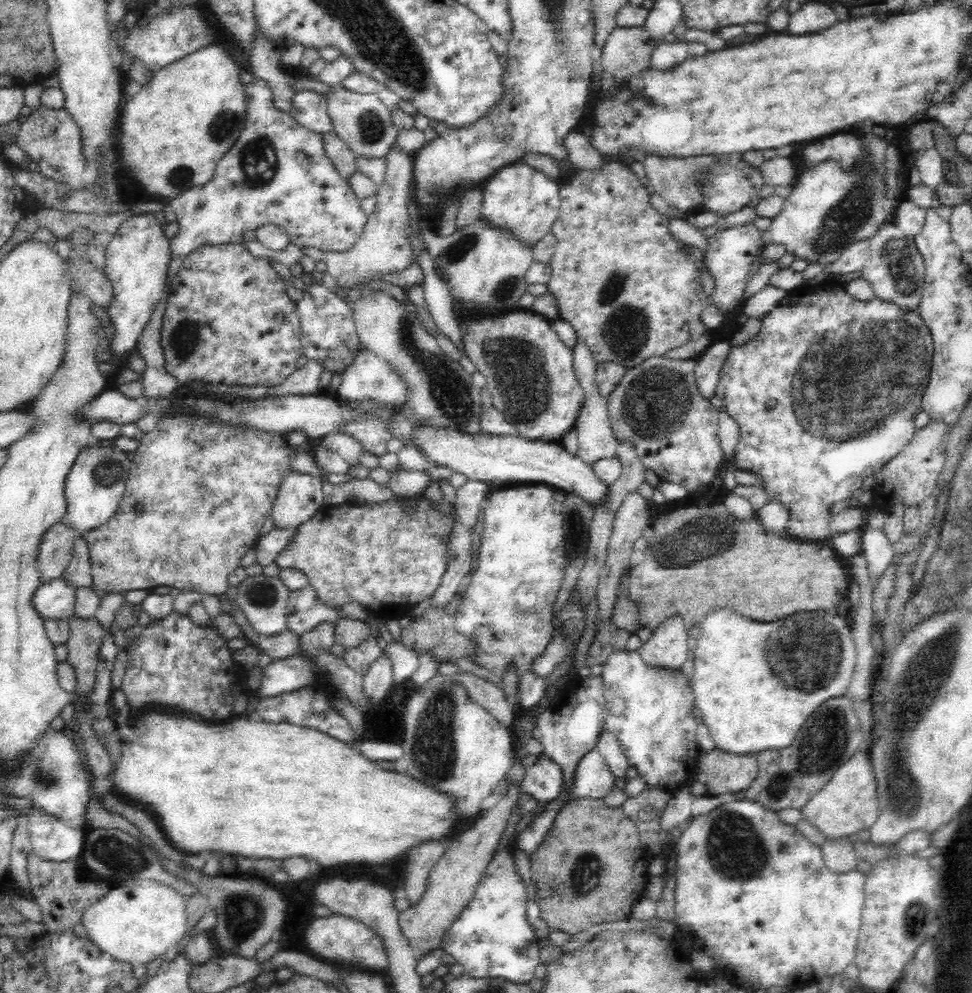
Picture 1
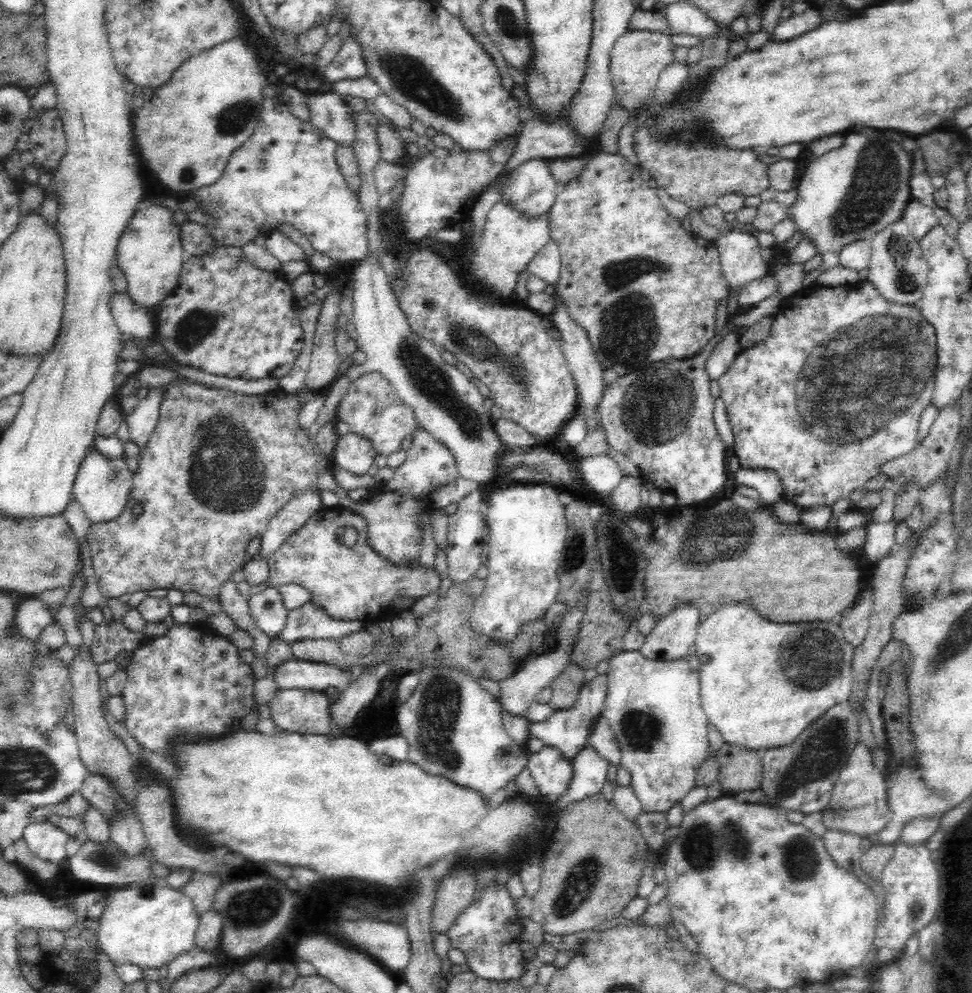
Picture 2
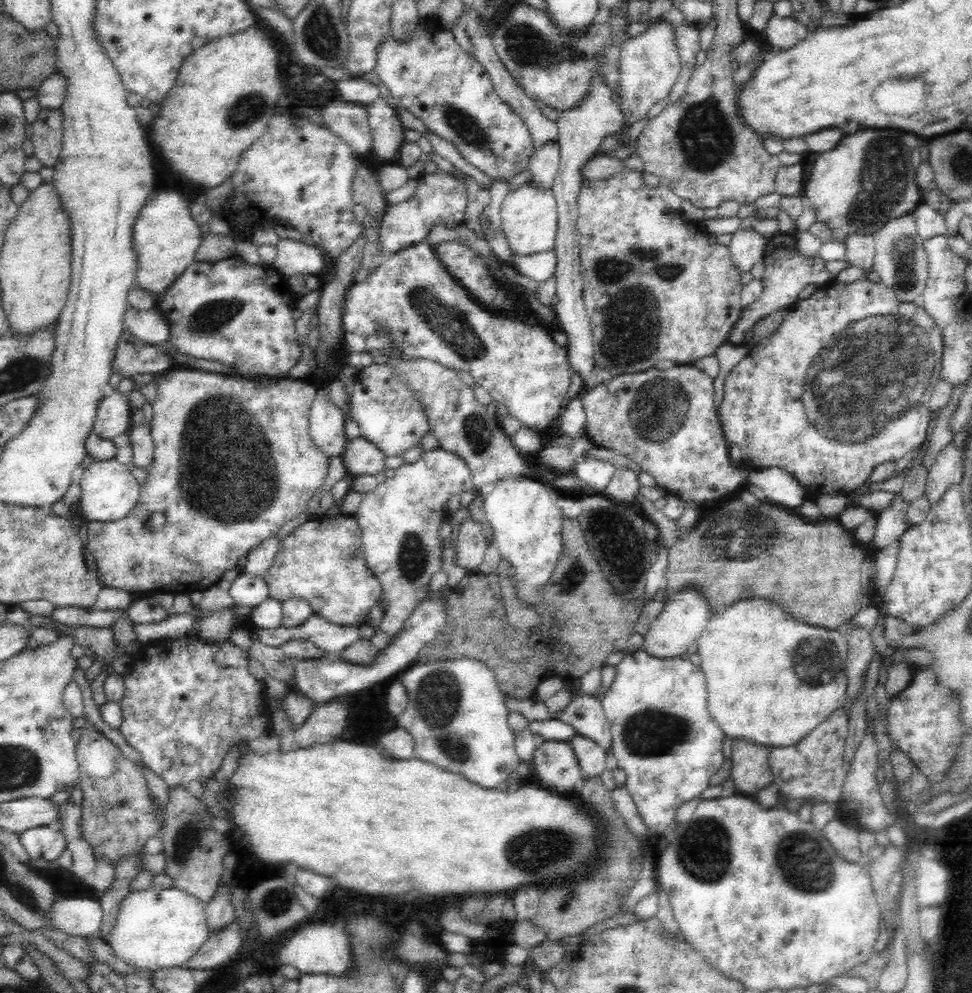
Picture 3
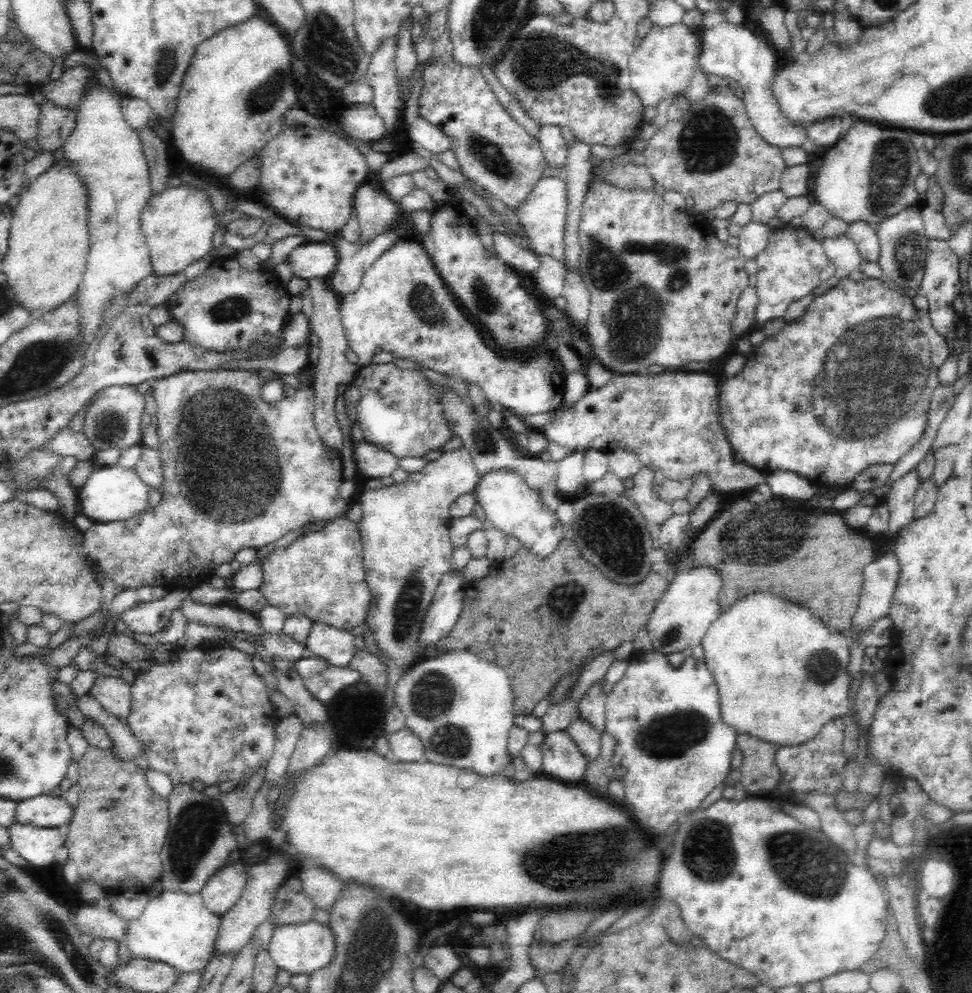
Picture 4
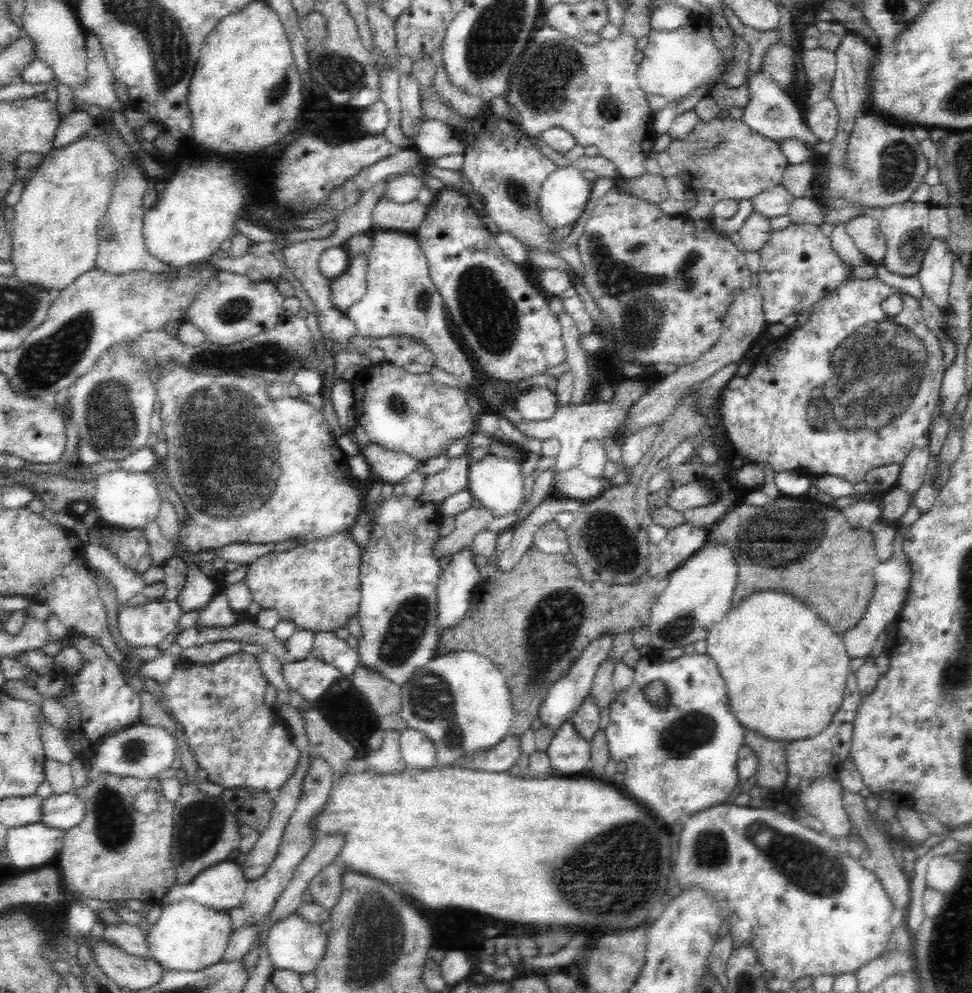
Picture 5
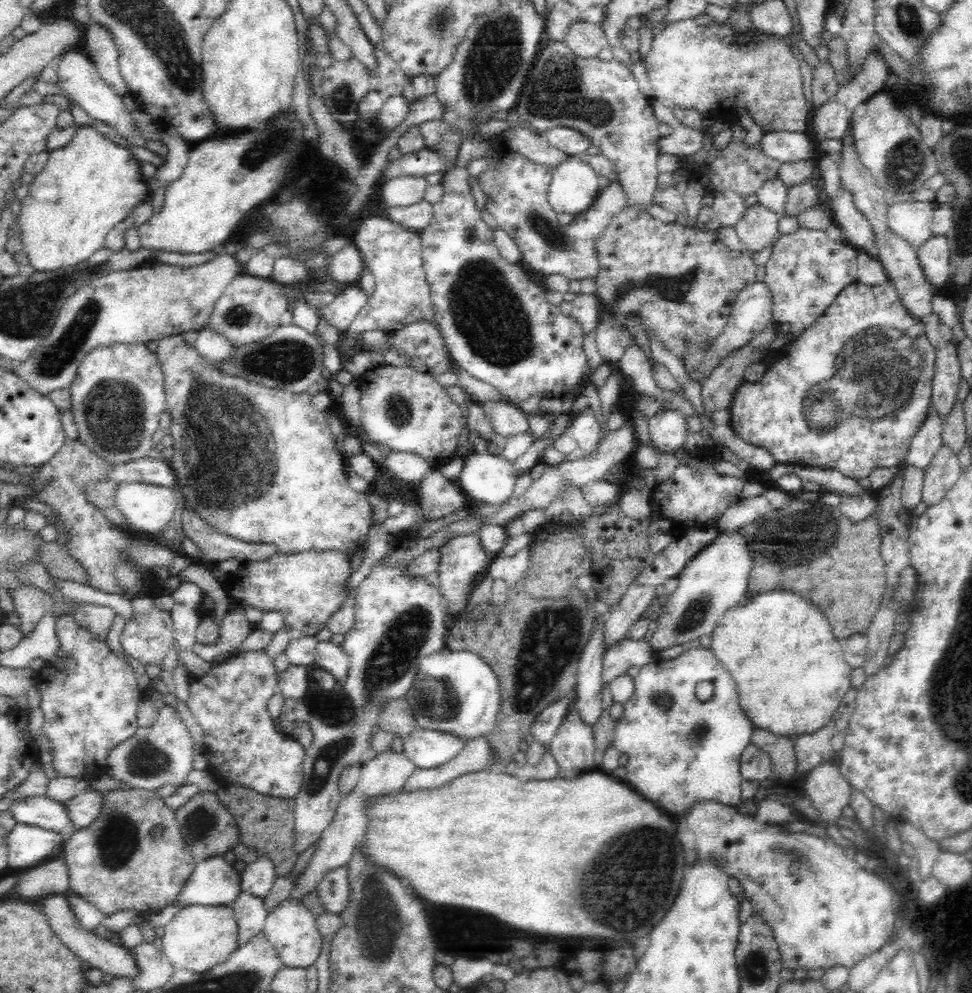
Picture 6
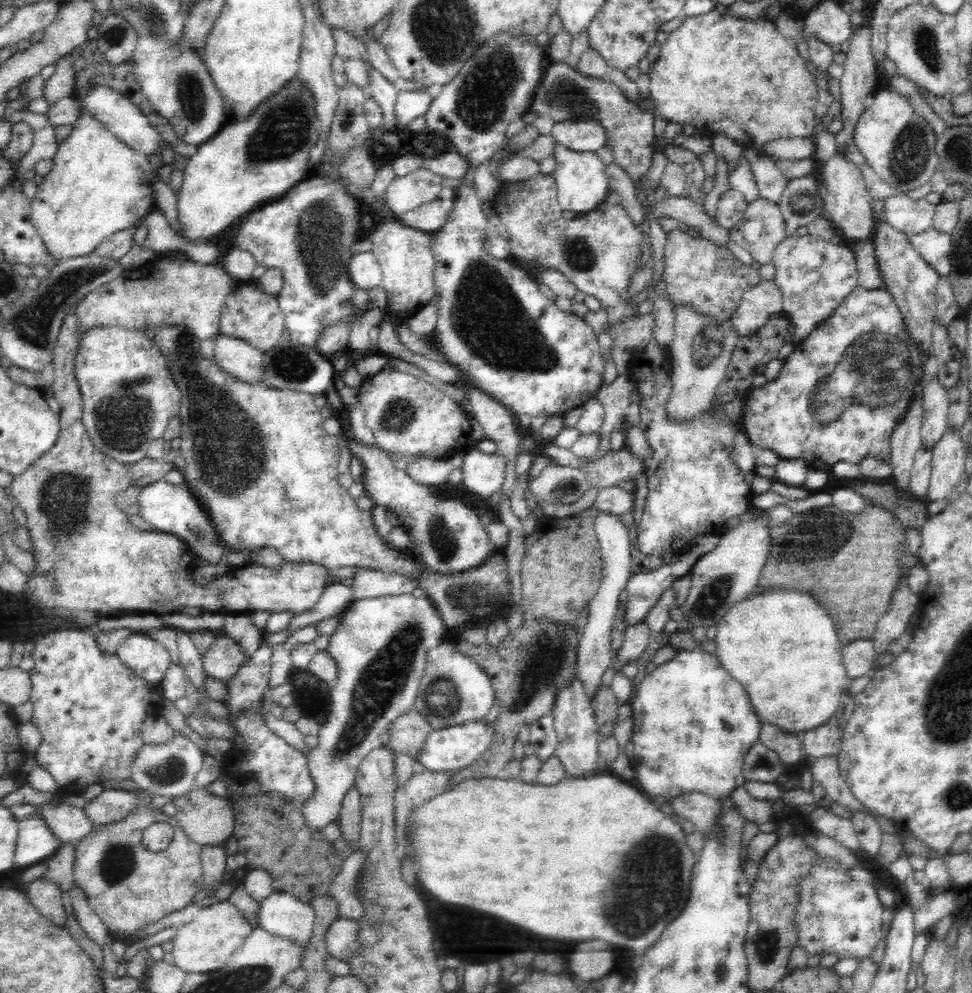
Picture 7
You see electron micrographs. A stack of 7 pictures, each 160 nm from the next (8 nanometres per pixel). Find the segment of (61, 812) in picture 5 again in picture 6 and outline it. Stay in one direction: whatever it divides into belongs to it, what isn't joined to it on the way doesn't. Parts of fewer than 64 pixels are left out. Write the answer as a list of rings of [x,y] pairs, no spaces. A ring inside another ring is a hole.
[[[88,790],[62,803],[65,806],[72,825],[84,829],[100,817],[103,808],[103,794],[96,790]]]

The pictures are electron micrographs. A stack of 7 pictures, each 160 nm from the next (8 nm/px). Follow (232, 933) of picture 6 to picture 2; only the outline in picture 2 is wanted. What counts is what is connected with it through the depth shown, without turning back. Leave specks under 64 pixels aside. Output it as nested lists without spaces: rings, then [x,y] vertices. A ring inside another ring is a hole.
[[[133,882],[108,894],[106,909],[100,917],[97,944],[113,963],[160,968],[195,947],[199,915],[181,889],[156,882]]]

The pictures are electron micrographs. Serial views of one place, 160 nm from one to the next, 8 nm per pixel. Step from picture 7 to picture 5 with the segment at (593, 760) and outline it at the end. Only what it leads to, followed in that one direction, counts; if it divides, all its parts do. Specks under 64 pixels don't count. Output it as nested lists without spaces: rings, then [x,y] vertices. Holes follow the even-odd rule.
[[[570,720],[563,722],[556,729],[548,748],[546,748],[546,752],[554,773],[559,776],[585,775],[591,760],[590,741],[580,735],[580,731],[576,729],[576,725]]]

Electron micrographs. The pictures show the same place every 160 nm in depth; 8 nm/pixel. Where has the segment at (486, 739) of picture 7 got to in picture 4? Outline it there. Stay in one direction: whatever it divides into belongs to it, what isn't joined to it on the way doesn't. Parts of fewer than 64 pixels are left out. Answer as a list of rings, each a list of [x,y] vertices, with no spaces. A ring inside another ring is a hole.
[[[408,727],[386,734],[389,741],[390,757],[399,762],[422,762],[427,759],[424,757],[424,745],[418,736]]]

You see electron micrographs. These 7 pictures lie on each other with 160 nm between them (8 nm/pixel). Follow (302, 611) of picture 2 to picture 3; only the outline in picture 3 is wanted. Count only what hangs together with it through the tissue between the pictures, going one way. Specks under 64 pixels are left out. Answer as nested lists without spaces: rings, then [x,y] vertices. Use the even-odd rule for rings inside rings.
[[[312,613],[300,626],[282,625],[275,629],[257,629],[252,633],[252,638],[274,647],[282,646],[290,639],[309,640],[318,648],[338,657],[346,646],[353,645],[361,638],[358,629],[356,625],[335,625],[323,616]]]

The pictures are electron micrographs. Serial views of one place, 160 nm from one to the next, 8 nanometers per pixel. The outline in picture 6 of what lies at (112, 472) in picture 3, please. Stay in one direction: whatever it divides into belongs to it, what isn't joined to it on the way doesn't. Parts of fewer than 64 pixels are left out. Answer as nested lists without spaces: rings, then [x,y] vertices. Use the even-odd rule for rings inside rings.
[[[122,482],[116,486],[114,506],[126,517],[127,525],[144,534],[155,534],[168,526],[176,512],[172,489],[145,482]]]

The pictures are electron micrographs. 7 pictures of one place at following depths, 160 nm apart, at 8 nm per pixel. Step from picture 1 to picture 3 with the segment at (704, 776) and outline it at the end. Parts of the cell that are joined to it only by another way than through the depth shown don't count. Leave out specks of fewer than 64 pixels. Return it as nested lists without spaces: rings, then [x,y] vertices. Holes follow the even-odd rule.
[[[742,738],[732,739],[732,774],[730,780],[742,792],[759,792],[773,782],[769,766],[771,747],[759,745]]]

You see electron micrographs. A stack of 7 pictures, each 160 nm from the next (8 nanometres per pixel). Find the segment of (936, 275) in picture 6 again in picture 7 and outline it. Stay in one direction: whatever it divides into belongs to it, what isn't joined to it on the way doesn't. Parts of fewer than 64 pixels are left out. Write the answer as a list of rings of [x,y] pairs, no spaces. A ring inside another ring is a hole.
[[[932,225],[920,234],[904,234],[920,256],[939,274],[948,276],[951,271],[951,253],[954,248],[951,233],[943,233]]]

